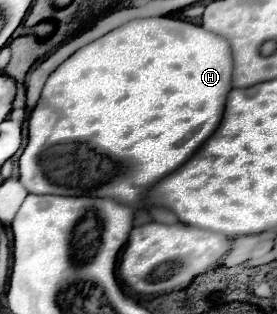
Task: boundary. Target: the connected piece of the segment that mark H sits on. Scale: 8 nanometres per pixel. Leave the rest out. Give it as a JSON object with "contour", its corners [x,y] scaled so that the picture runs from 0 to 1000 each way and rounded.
{"contour":[[[534,54],[534,61],[484,61],[448,73],[440,86],[383,105],[375,118],[318,137],[310,150],[282,156],[260,182],[245,182],[166,258],[144,322],[130,328],[123,354],[108,360],[101,385],[101,462],[72,494],[72,583],[94,596],[101,615],[123,621],[238,621],[238,627],[390,627],[419,634],[419,646],[498,659],[520,646],[534,602],[570,583],[578,570],[628,551],[751,436],[773,424],[780,398],[794,398],[794,373],[809,360],[809,328],[823,296],[838,290],[838,162],[809,118],[744,99],[679,67],[614,61],[614,54]]]}

